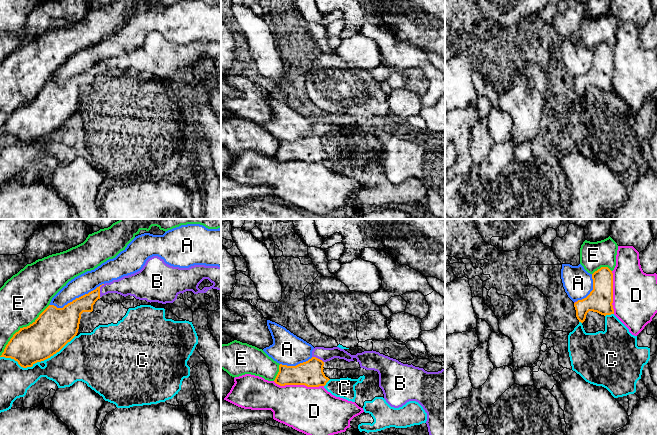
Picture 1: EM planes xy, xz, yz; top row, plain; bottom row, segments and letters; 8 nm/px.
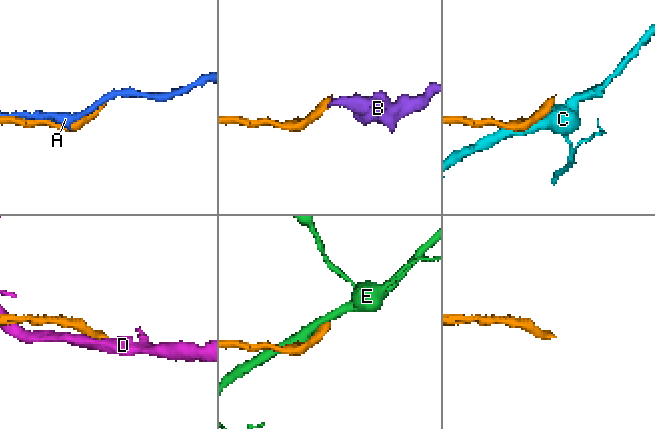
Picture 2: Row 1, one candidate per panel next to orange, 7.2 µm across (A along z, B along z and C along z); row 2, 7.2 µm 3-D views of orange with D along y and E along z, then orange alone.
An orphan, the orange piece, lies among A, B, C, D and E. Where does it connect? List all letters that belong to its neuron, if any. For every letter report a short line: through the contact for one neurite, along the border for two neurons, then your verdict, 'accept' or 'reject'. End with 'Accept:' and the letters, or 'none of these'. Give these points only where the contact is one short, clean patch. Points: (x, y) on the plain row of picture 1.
A: reject
B: accept
C: reject
D: reject
E: reject
Accept: B

